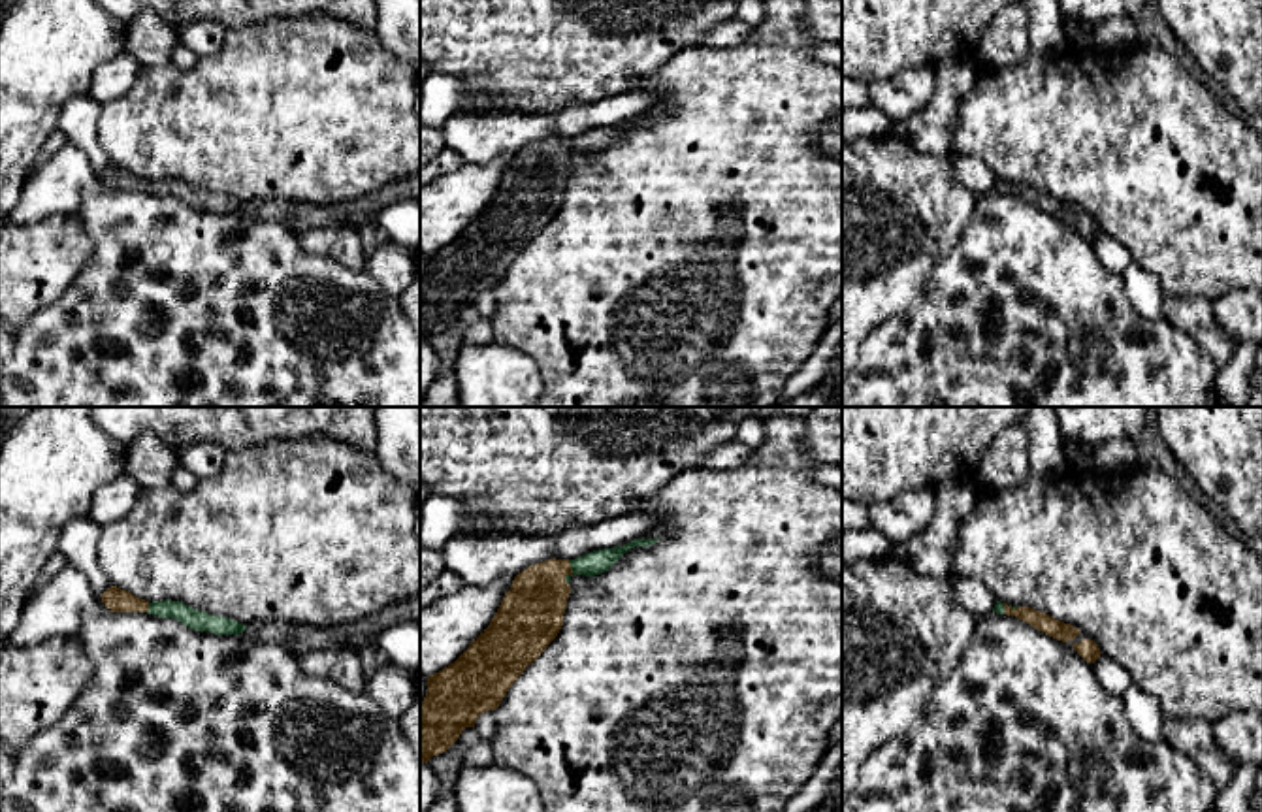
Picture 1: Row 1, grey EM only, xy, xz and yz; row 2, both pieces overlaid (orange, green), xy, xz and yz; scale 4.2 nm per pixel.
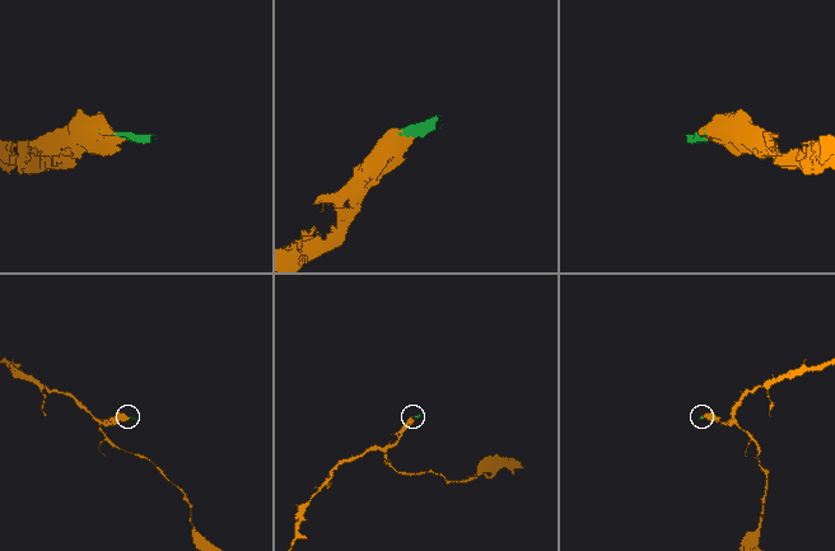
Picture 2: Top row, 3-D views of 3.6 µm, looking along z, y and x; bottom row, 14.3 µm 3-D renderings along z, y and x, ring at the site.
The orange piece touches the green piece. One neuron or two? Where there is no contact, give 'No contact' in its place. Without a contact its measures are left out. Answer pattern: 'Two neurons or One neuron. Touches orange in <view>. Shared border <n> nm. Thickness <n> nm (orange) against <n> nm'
One neuron. Touches orange in xz. Shared border 110 nm. Thickness 280 nm (orange) against 100 nm

